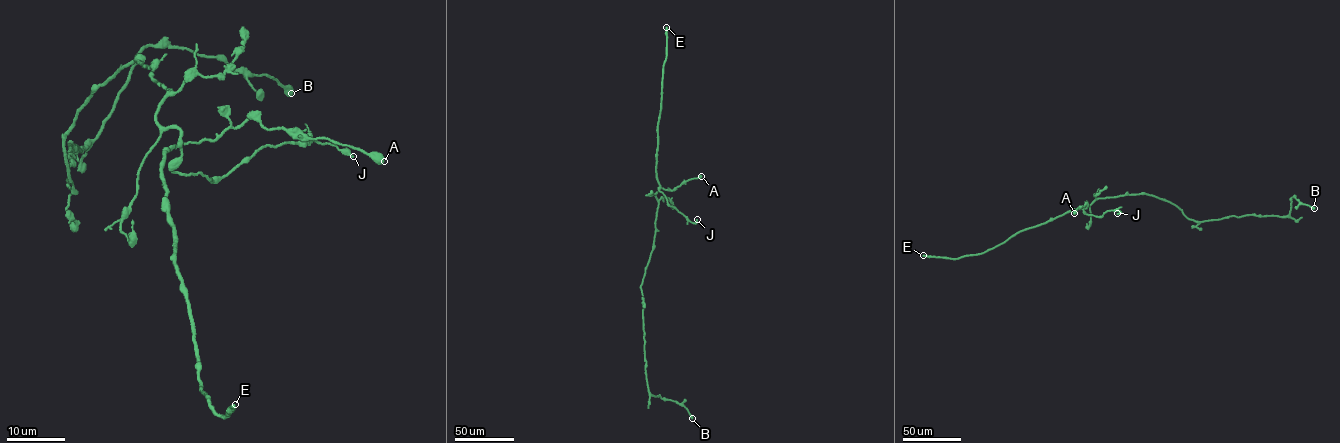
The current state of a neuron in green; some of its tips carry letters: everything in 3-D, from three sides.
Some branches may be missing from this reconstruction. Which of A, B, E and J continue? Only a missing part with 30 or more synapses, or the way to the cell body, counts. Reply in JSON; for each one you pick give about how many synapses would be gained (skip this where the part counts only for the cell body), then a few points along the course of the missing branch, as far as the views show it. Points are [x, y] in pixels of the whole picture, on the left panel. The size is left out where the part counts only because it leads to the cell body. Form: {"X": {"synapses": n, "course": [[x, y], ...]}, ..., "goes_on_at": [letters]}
{"E": {"synapses": 180}, "goes_on_at": ["E"]}

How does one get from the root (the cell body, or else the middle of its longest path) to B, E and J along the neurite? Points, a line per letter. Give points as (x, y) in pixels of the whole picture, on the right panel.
B: (1136, 194), (1146, 193), (1170, 202), (1187, 218), (1199, 221), (1250, 215), (1287, 217), (1293, 196), (1314, 208)
E: (1136, 194), (1097, 198), (1083, 208), (1021, 230), (981, 253), (957, 258), (923, 255)
J: (1136, 194), (1097, 198), (1083, 208), (1086, 214), (1098, 217), (1108, 210), (1120, 212), (1117, 213)

